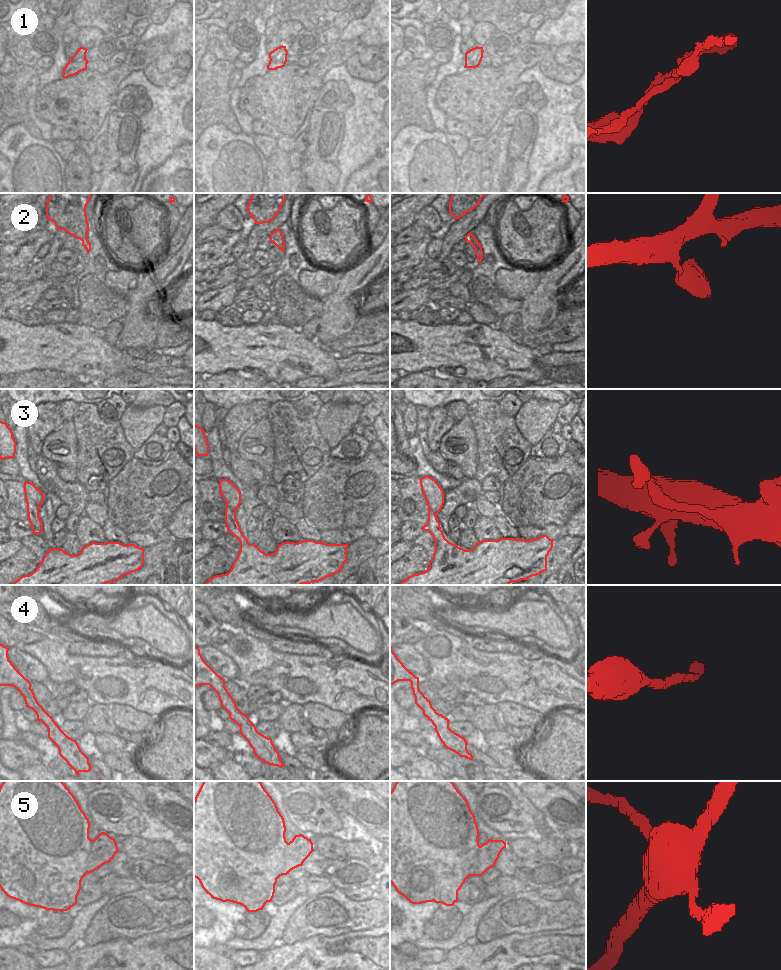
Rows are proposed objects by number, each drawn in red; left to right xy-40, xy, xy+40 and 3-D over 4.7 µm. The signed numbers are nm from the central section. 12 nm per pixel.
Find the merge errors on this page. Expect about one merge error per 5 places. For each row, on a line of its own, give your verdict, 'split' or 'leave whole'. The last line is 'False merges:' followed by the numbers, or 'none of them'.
1: split
2: leave whole
3: leave whole
4: leave whole
5: split
False merges: 1, 5

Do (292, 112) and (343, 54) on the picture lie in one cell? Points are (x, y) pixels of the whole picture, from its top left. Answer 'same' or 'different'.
same

